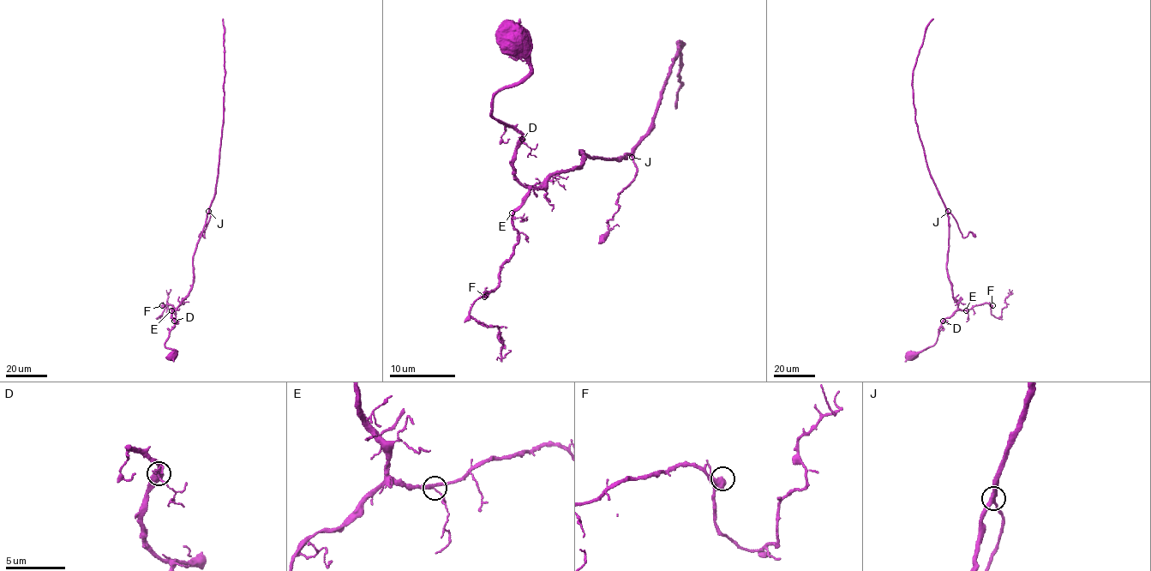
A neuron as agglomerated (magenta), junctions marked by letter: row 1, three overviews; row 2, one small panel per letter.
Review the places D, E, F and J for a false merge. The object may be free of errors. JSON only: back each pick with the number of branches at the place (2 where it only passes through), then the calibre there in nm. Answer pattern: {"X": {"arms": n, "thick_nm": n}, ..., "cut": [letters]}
{"cut": []}

